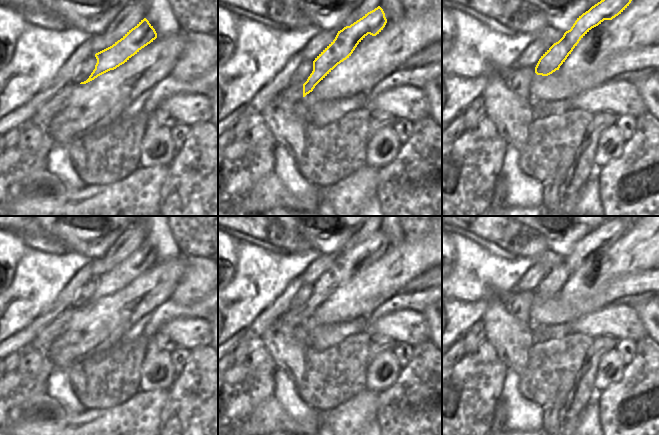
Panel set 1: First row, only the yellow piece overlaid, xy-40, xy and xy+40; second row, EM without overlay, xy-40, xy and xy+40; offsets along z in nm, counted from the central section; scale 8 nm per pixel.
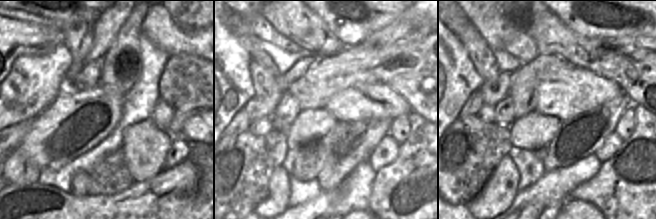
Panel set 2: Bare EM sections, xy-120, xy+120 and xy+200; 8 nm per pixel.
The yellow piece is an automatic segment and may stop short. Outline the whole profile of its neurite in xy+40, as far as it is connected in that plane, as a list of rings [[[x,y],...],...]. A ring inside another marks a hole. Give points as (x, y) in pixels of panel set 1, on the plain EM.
[[[612,216],[588,235],[577,242],[570,254],[554,267],[539,283],[535,297],[548,300],[559,294],[579,265],[594,251],[604,244],[612,244],[621,238],[631,227],[626,216]]]

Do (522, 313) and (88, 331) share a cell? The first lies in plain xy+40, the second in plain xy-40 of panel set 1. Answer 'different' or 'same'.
different

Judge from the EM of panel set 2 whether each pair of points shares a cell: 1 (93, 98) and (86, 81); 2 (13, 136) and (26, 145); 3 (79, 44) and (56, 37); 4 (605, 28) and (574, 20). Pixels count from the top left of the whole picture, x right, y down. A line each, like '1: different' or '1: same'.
1: different
2: different
3: different
4: same

